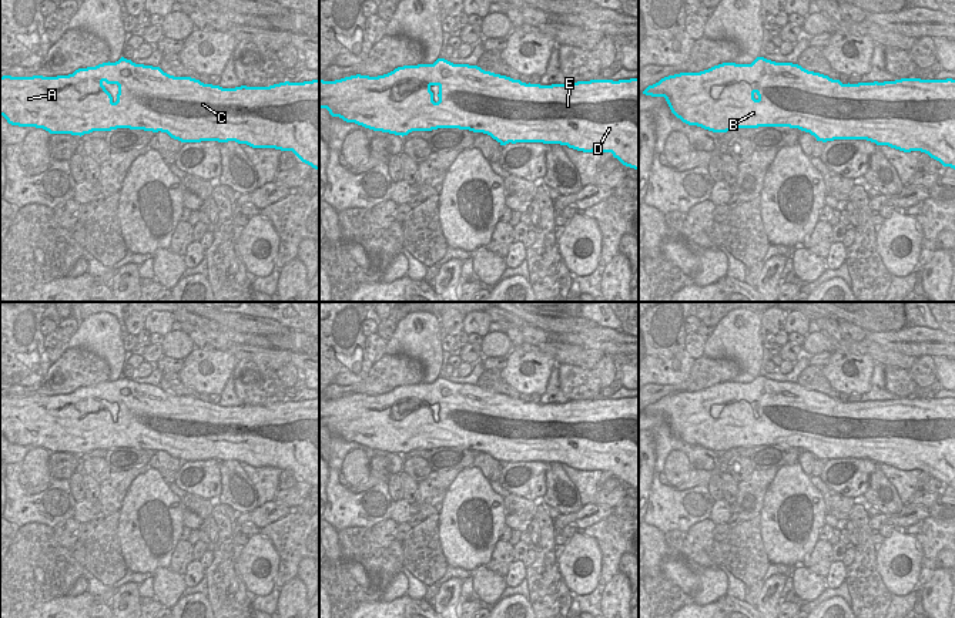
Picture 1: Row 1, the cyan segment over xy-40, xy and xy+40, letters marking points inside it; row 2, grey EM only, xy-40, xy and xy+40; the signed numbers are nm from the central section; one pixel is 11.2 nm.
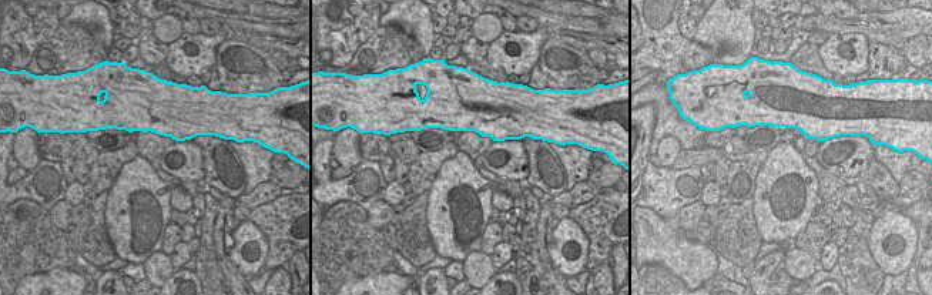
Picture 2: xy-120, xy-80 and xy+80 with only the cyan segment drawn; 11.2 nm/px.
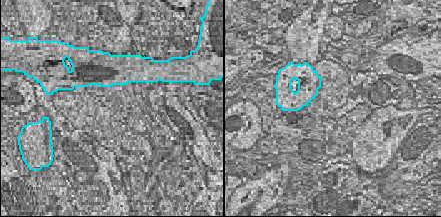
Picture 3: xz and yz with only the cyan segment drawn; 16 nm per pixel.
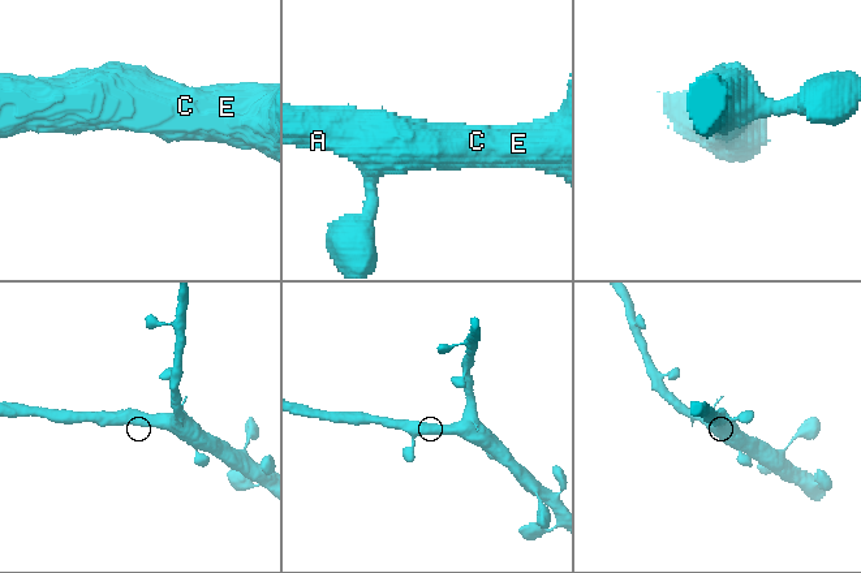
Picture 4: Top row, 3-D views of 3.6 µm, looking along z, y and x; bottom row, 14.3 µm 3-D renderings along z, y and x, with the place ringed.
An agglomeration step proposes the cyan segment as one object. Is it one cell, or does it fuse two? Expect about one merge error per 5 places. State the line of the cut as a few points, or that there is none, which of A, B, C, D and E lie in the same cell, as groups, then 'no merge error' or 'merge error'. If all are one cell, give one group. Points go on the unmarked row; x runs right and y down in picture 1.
no cut | A B C D E | no merge error

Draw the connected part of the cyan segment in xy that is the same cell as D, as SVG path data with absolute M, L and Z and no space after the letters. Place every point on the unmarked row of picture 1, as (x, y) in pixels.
M438 377L433 383L403 384L378 396L319 399L319 427L346 441L402 456L412 450L459 447L487 453L500 464L543 461L611 471L623 484L639 488L639 397L540 404Z

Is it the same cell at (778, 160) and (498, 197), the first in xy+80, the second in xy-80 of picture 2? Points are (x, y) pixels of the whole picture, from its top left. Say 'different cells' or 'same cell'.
different cells

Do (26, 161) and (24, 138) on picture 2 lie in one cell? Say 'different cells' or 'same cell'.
same cell

